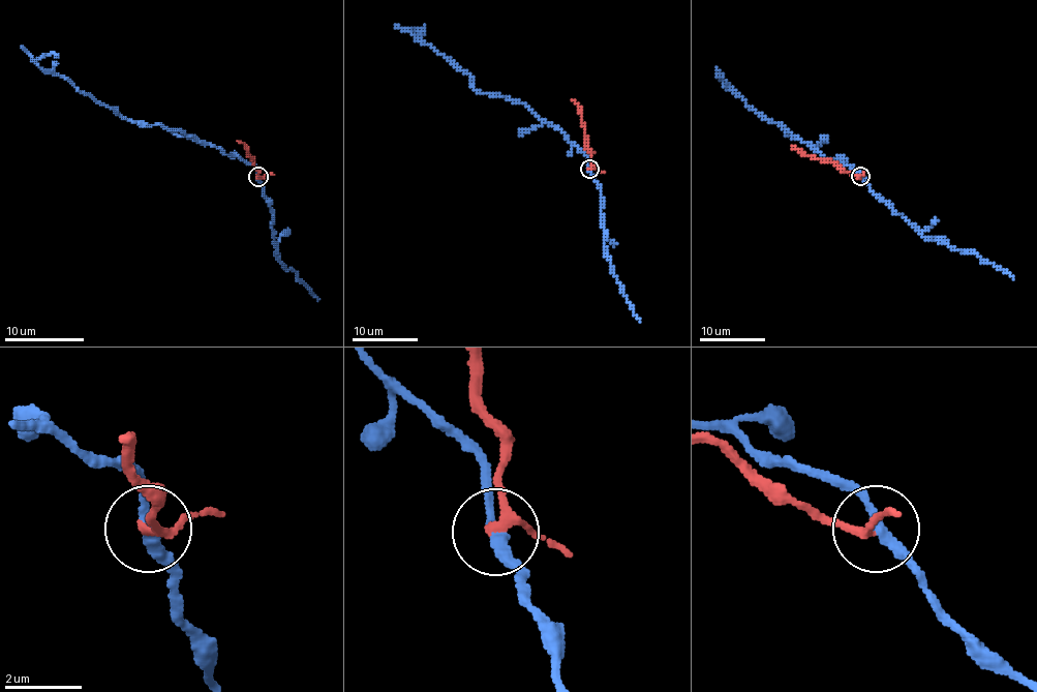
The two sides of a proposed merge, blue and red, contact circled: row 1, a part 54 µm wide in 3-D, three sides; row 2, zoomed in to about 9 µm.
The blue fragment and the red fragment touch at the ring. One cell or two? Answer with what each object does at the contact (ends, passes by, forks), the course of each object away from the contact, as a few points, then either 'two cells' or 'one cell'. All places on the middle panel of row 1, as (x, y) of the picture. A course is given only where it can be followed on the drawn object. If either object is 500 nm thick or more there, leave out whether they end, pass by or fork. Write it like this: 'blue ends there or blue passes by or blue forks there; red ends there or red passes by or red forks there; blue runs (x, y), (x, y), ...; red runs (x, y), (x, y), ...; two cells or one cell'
blue passes by; red passes by; blue runs (590, 170), (587, 156), (557, 128), (545, 123), (523, 103), (479, 92), (467, 72), (407, 30), (425, 26); red runs (590, 170), (582, 109), (572, 99); two cells

